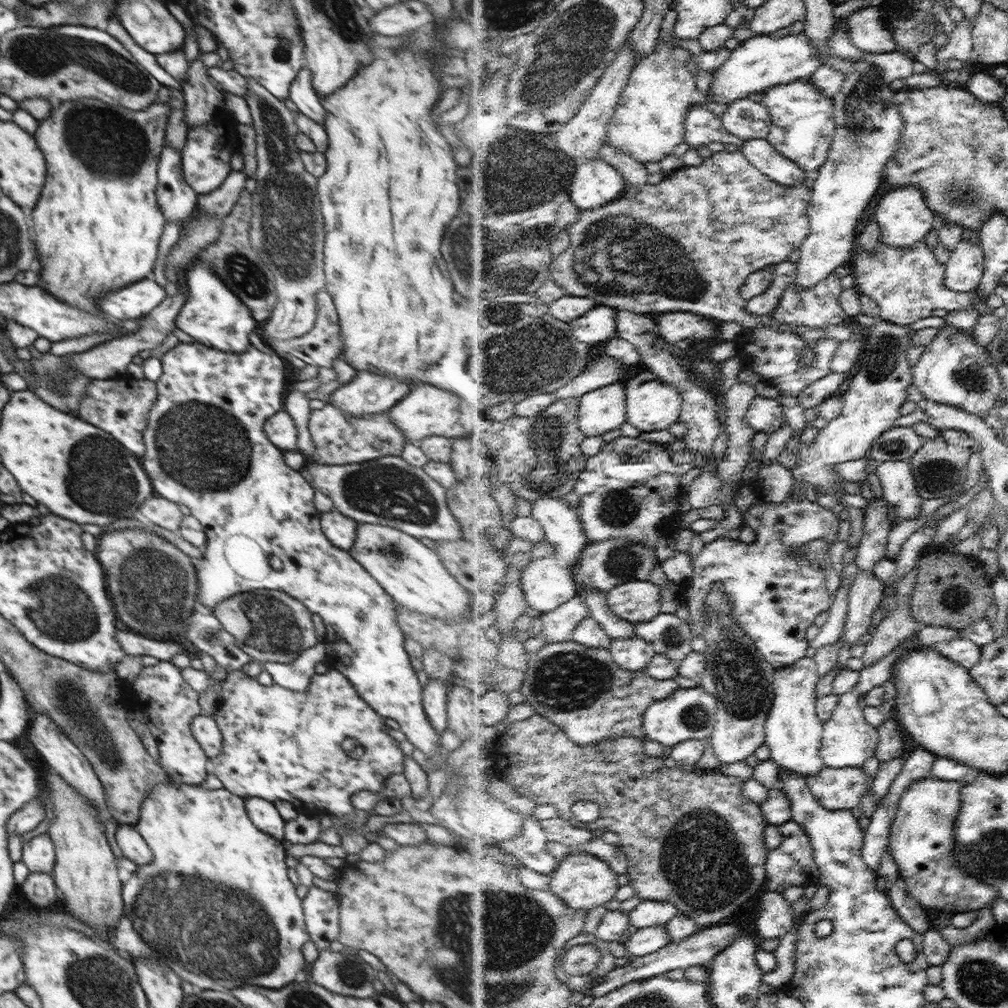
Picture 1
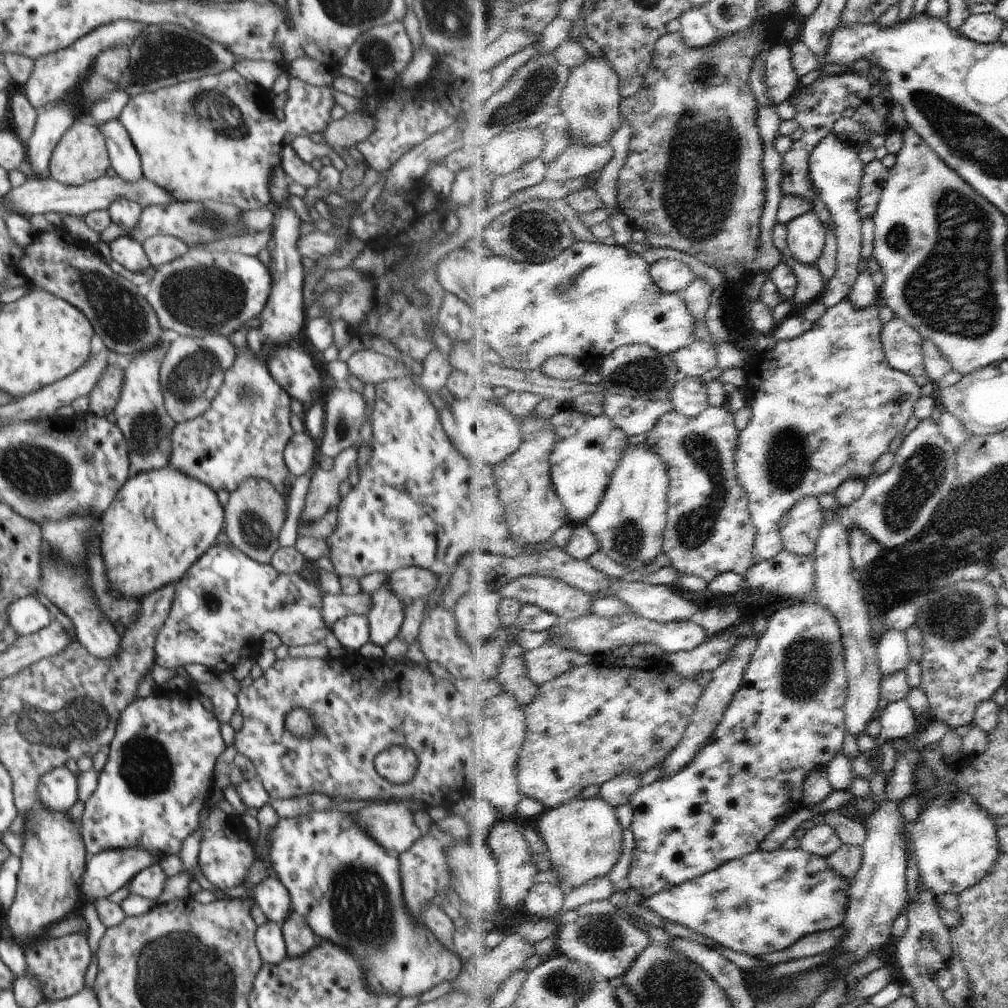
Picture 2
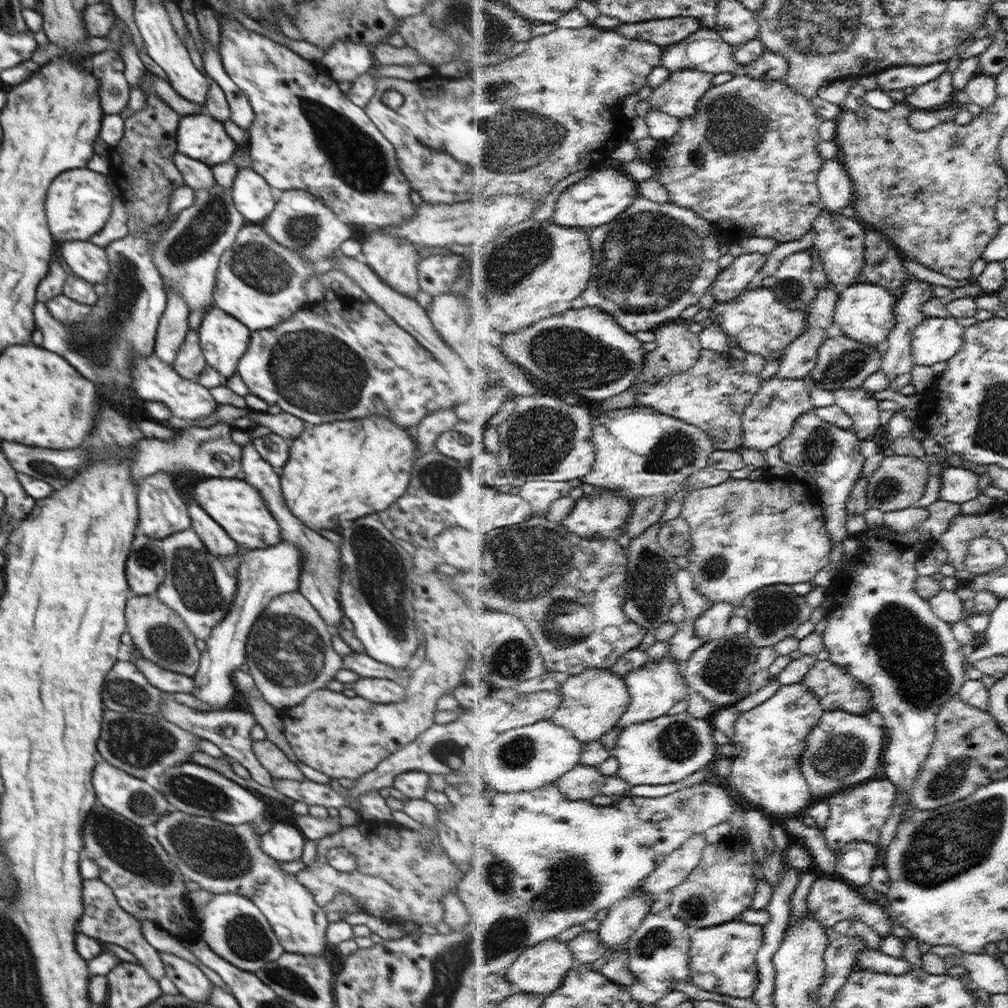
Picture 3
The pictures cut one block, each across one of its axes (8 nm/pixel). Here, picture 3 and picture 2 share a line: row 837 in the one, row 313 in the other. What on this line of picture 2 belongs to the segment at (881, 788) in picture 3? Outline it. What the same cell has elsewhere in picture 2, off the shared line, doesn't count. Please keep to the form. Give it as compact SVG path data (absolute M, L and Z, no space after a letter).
M843 300L840 304L830 308L814 325L814 328L800 338L794 340L782 340L776 348L768 352L758 353L756 358L752 359L750 366L747 366L746 379L753 393L753 419L752 424L747 426L740 435L739 448L737 449L737 468L740 484L748 490L751 500L752 516L760 530L758 542L756 542L756 558L758 563L763 563L768 559L777 557L784 551L784 540L782 540L782 530L780 522L788 516L788 512L802 502L804 498L824 496L824 494L834 494L848 480L852 478L862 478L862 480L872 481L872 476L876 474L877 462L890 452L892 444L896 438L901 437L904 428L908 422L915 416L916 400L920 398L920 386L916 384L916 378L913 374L899 371L888 362L885 344L883 340L884 329L887 324L880 316L882 304L870 306L866 310L858 310L854 302Z

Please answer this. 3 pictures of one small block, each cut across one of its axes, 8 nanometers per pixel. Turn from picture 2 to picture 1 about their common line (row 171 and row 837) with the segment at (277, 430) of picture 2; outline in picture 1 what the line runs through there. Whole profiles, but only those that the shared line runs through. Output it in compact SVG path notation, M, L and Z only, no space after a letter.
M243 797L249 819L263 833L273 836L276 840L284 840L284 819L278 813L274 803L258 797Z

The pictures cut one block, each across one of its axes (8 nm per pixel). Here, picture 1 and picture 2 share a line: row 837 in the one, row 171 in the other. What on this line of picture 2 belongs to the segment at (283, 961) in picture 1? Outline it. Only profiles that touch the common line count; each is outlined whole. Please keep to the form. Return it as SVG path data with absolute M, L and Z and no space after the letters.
M237 70L201 76L196 80L131 96L119 116L140 156L144 178L164 188L177 201L218 201L233 204L240 210L267 207L270 178L274 168L281 166L280 150L289 132L272 107L272 98L260 85L248 82Z

